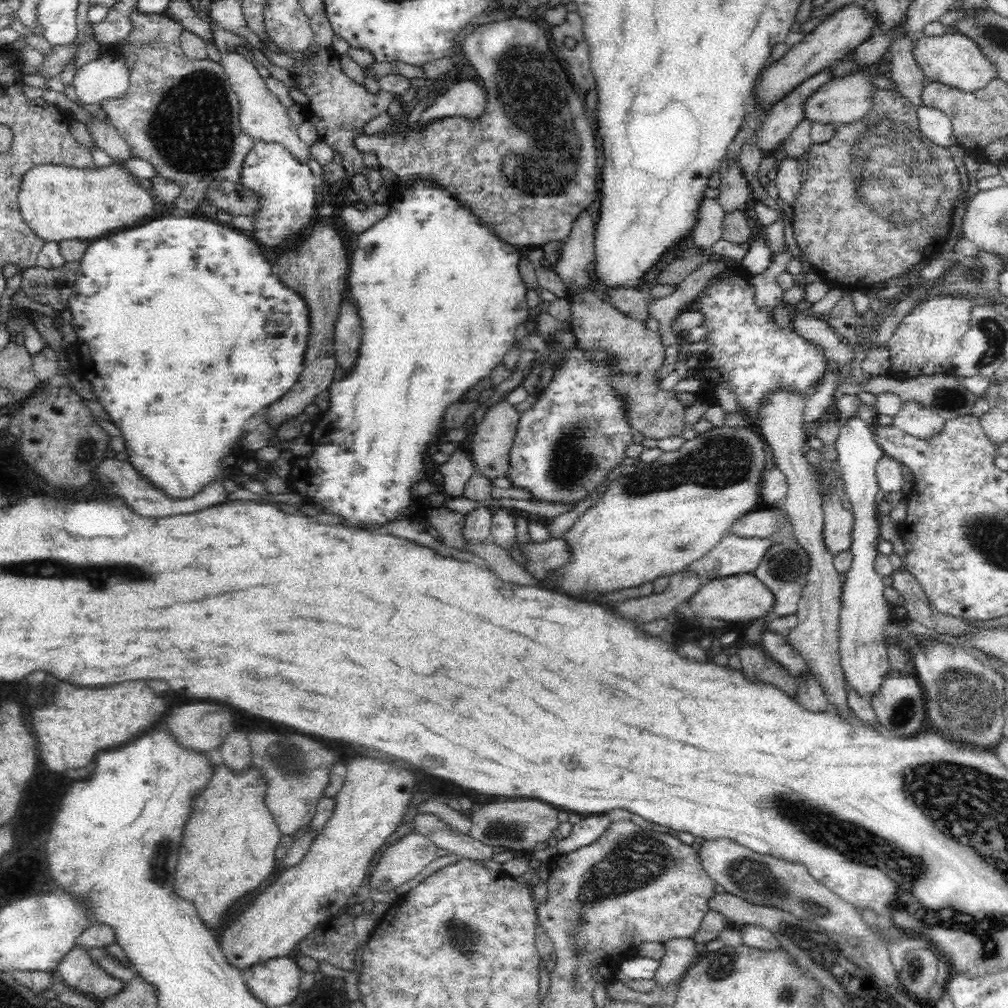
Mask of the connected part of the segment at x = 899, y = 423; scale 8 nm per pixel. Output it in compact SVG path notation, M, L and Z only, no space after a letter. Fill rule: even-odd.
M912 400L904 402L892 416L893 427L918 439L930 439L940 433L945 422L936 413Z

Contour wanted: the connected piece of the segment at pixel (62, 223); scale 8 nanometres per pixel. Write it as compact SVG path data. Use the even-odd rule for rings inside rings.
M119 164L98 170L36 166L24 174L16 201L24 223L44 242L104 238L120 230L140 226L140 220L154 212L152 195L140 188L127 168Z

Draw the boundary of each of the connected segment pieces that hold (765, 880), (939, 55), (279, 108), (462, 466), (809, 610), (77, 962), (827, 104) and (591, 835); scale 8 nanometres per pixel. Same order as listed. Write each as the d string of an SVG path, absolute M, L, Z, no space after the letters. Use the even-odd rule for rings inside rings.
M730 839L706 841L700 848L699 857L704 871L715 884L720 884L724 892L738 897L753 906L776 908L788 912L804 921L814 921L818 927L830 928L849 938L857 940L857 946L863 957L880 980L900 989L898 973L890 962L886 944L875 935L862 915L854 909L852 904L845 902L842 897L832 893L827 886L819 883L806 872L802 864L786 862L768 855L752 852Z
M956 31L939 37L919 35L913 42L913 53L924 76L931 81L944 83L962 92L976 92L999 76L997 68L984 56L976 42Z
M234 50L221 56L221 65L227 74L232 90L235 91L239 105L239 125L245 135L256 144L262 142L276 142L284 146L296 159L305 164L310 154L308 144L304 143L297 133L297 127L293 125L287 108L280 103L278 97L274 95L264 83L264 79L258 76L254 64L246 60L244 56L236 54Z
M462 446L449 456L447 462L439 466L439 473L443 475L443 486L448 498L465 498L463 496L467 482L471 480L473 466L467 456L467 450Z
M776 389L762 402L759 409L759 422L755 427L768 444L769 452L774 455L773 466L778 467L787 478L789 489L781 503L788 521L792 525L793 538L807 551L809 570L797 610L798 625L785 640L802 656L808 670L821 684L831 709L835 710L846 721L855 719L847 704L847 691L844 688L845 674L841 668L839 654L839 616L841 609L842 582L840 573L833 565L833 554L830 554L823 535L824 515L822 496L813 480L813 472L804 457L802 448L808 442L803 428L806 398L789 389Z
M74 947L64 954L57 971L65 985L96 998L108 998L119 993L125 985L120 979L102 970L86 948Z
M860 67L851 71L850 74L832 78L809 95L805 101L804 119L814 123L832 123L835 126L856 122L873 105L873 92L878 90L872 82L873 78L874 75L864 69L860 70Z
M608 814L582 816L578 823L573 824L570 835L558 840L556 848L558 852L566 854L588 846L589 843L596 842L610 825L611 819Z

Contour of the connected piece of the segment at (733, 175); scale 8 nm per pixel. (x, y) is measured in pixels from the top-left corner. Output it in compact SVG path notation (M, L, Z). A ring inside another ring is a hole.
M723 161L719 176L722 179L722 186L719 188L720 196L717 200L724 210L725 216L730 216L736 210L743 209L744 204L750 198L751 188L738 164L732 166L732 168L727 168L726 162Z

